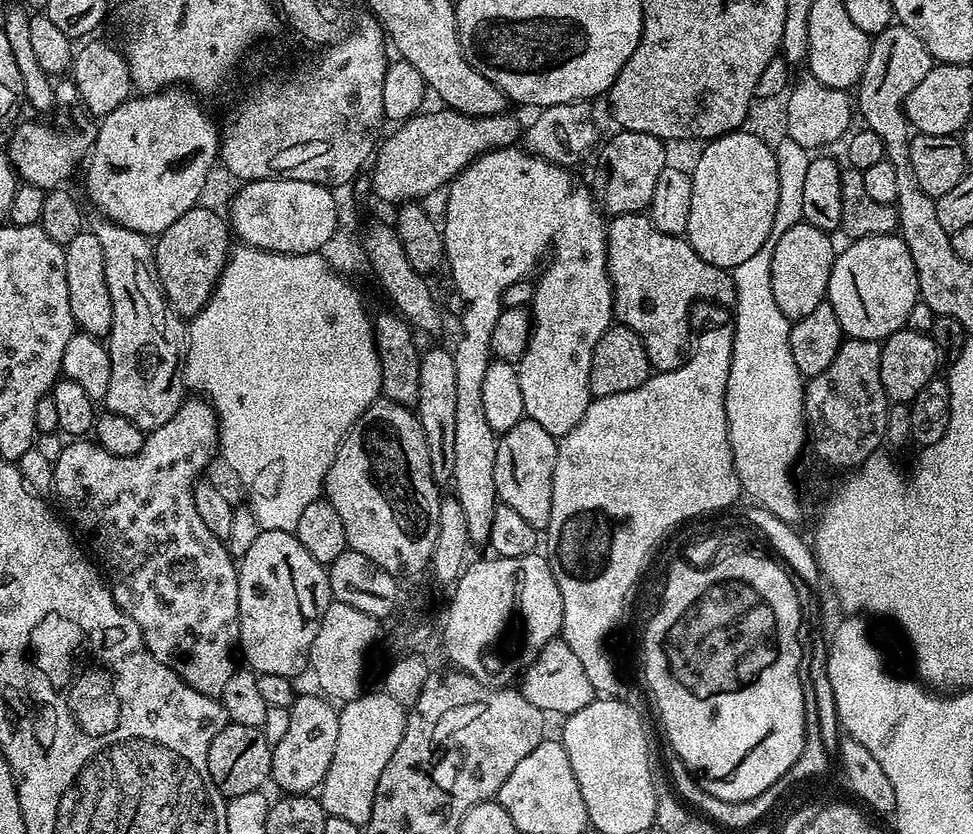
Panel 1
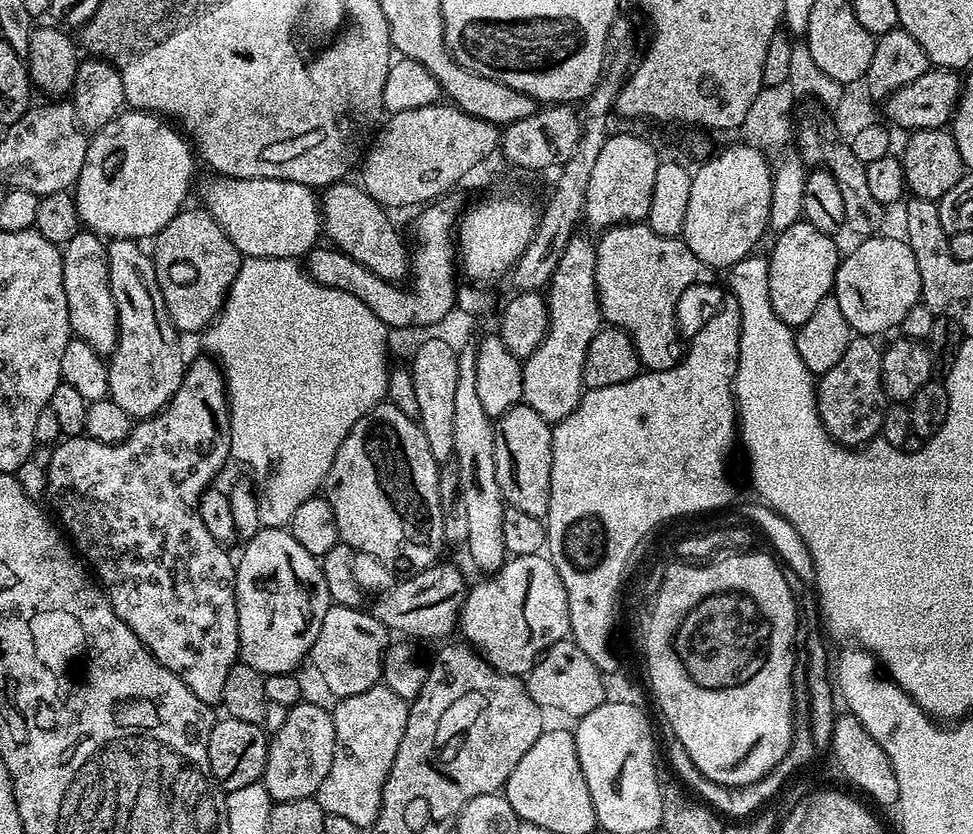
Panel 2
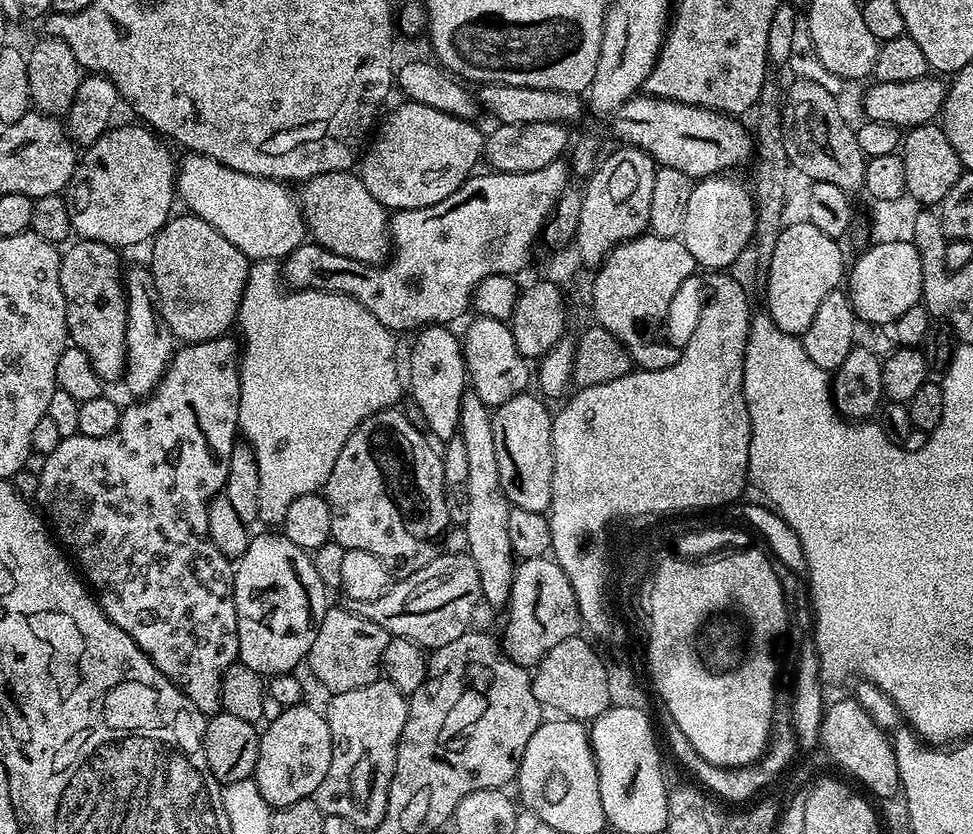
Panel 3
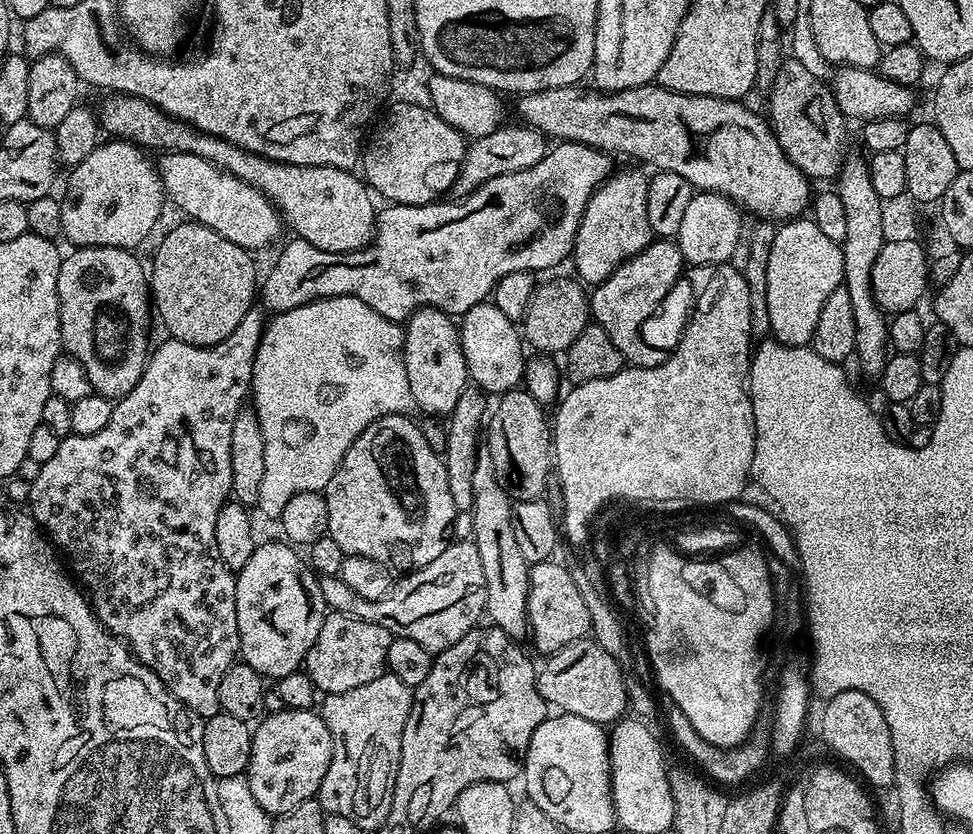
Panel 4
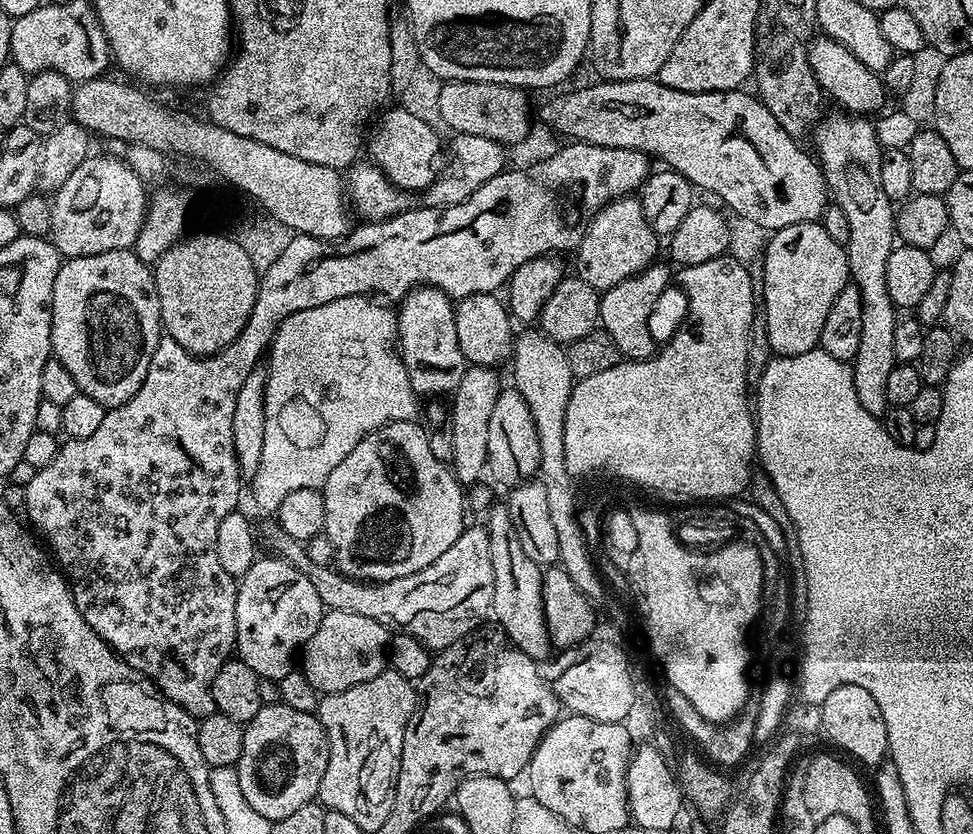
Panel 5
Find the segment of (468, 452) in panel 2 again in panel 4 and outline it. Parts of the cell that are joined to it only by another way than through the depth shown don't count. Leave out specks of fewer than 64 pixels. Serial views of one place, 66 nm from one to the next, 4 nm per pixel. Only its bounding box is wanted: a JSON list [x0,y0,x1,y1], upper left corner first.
[471,446,530,642]

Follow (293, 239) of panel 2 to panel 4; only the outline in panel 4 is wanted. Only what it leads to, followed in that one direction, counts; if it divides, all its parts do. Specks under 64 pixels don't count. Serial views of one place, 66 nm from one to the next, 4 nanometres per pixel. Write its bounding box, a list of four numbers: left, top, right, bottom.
[158,151,281,250]

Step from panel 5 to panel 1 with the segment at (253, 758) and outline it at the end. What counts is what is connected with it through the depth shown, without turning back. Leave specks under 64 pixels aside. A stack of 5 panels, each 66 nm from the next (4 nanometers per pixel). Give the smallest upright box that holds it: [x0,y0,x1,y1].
[271,695,340,794]

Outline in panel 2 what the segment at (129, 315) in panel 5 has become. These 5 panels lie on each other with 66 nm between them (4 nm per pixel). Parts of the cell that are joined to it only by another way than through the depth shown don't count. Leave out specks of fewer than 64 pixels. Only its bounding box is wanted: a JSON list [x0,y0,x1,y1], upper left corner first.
[62,230,118,357]

